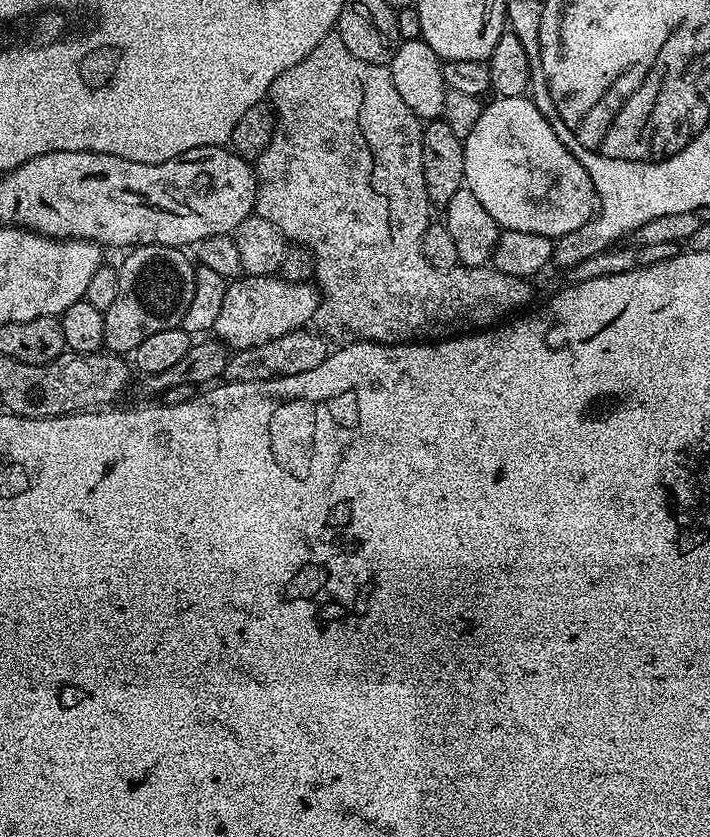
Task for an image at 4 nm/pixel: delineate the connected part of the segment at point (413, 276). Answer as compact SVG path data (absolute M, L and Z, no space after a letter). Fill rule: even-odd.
M333 34L322 38L322 42L318 42L318 46L314 46L314 50L310 50L310 54L306 54L306 58L298 62L298 66L290 66L290 70L274 78L270 104L276 114L276 129L270 138L270 146L266 146L266 150L262 150L262 154L254 162L256 173L254 212L255 215L266 218L266 222L274 222L274 226L278 226L278 230L284 235L285 241L312 251L312 256L316 260L314 284L320 294L320 305L316 311L314 324L329 341L337 340L335 343L343 346L357 344L359 340L369 340L375 344L414 344L453 340L456 336L466 336L499 325L507 321L513 313L523 313L529 307L527 304L532 300L532 288L528 285L531 283L523 276L502 274L502 270L491 266L483 268L457 266L450 270L434 270L434 266L426 262L422 254L422 234L426 234L426 226L430 223L428 216L430 203L422 172L424 129L420 117L416 116L398 95L391 67L362 62L362 58L354 58L354 54L346 50L346 42L342 42L338 34Z

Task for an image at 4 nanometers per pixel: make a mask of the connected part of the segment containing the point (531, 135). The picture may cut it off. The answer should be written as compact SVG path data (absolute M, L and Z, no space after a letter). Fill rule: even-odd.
M527 95L499 97L493 99L493 101L493 104L490 104L490 102L484 104L484 112L478 118L477 124L474 125L474 130L470 130L468 137L463 140L465 154L464 183L467 188L472 191L474 198L478 198L478 202L482 202L482 206L486 206L490 218L494 218L494 222L499 224L501 229L522 230L526 234L542 234L543 236L559 238L581 228L584 223L592 219L598 208L596 191L590 182L590 174L586 174L582 162L578 162L578 158L574 158L574 154L570 154L566 150L566 146L562 146L562 142L558 138L558 134L554 134L550 122L546 122L546 118L536 109L536 103Z

